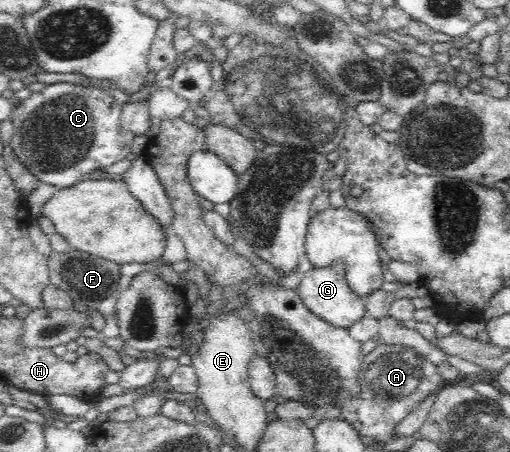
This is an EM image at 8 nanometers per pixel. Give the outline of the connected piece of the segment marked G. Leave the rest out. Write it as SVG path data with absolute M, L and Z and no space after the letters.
M344 263L314 268L305 274L296 291L308 310L322 320L345 329L366 315L366 306L368 306L368 296L364 297L352 292L346 276L348 276L348 267Z

